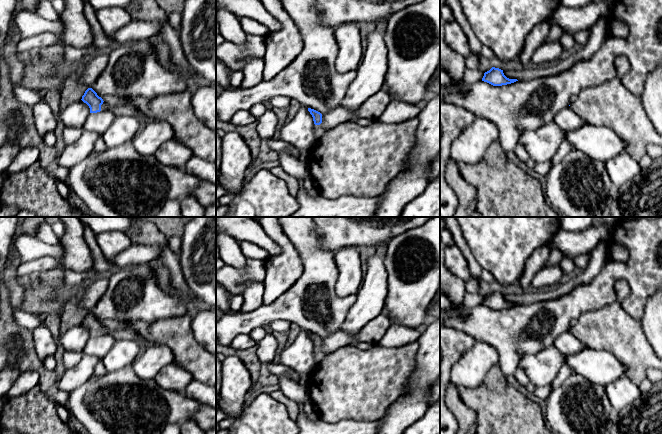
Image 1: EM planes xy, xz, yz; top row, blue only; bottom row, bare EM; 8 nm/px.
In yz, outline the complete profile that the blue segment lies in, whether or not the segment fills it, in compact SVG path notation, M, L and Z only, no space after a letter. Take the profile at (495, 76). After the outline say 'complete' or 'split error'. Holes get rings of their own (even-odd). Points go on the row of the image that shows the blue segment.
M492 67L489 71L484 73L482 81L487 82L493 86L502 86L514 83L518 80L509 79L504 75L503 70Z; complete

